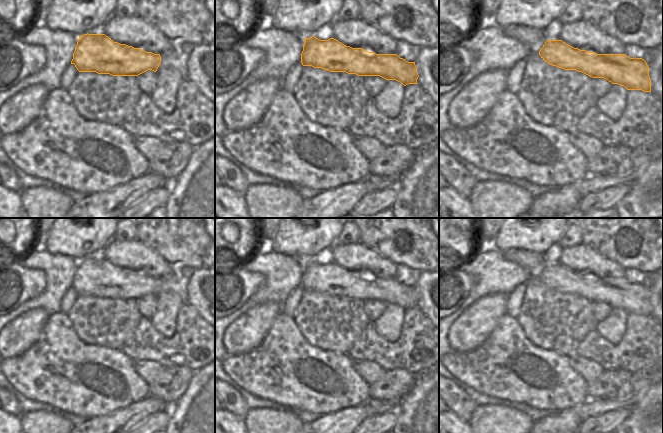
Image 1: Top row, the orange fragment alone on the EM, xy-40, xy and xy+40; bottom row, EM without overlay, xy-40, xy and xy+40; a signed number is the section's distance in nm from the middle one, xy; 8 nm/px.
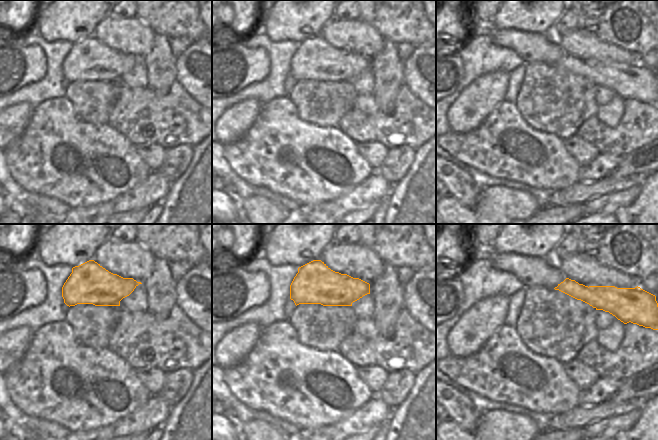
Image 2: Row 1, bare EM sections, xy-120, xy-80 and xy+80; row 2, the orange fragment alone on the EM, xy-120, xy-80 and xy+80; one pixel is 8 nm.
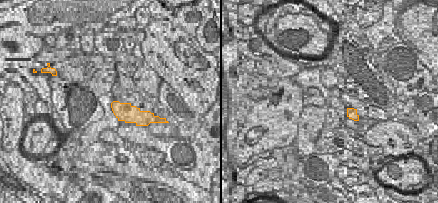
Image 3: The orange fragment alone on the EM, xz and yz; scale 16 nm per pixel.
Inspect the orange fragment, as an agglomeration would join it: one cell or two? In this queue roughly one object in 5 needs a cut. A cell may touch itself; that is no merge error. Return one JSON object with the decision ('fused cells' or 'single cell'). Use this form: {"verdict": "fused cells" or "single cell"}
{"verdict": "single cell"}

